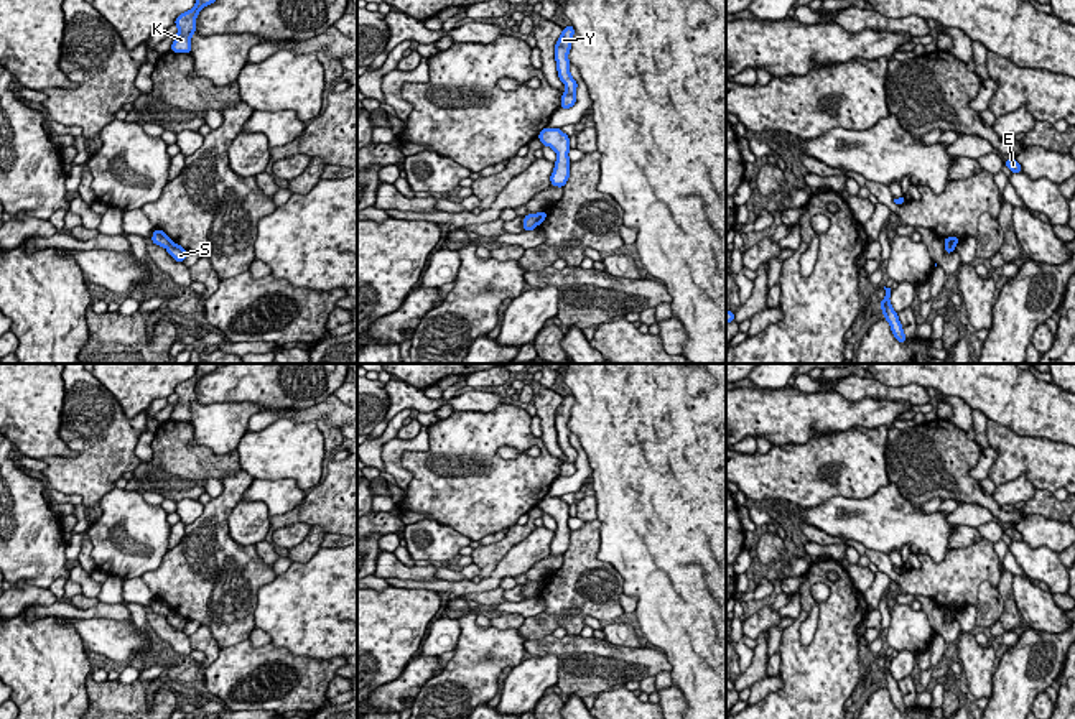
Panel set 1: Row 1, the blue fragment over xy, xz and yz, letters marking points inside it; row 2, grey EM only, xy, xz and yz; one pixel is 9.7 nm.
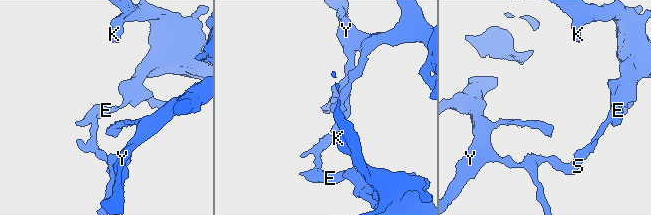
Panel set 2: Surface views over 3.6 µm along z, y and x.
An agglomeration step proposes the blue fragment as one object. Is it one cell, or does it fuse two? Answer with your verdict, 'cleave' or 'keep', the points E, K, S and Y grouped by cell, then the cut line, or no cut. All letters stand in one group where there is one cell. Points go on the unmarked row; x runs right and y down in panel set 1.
cleave | E K / S Y | xy (172, 611), (167, 616)

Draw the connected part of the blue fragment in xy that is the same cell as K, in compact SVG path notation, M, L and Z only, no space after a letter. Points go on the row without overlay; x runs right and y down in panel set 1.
M196 364L194 377L176 385L175 393L178 395L178 403L171 413L171 420L191 421L191 403L196 401L196 385L206 373L216 369L216 364Z

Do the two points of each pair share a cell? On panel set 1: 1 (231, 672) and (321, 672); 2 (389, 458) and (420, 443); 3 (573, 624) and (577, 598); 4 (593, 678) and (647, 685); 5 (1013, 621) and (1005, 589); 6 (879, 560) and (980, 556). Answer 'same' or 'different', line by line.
1: same
2: same
3: same
4: different
5: same
6: same

